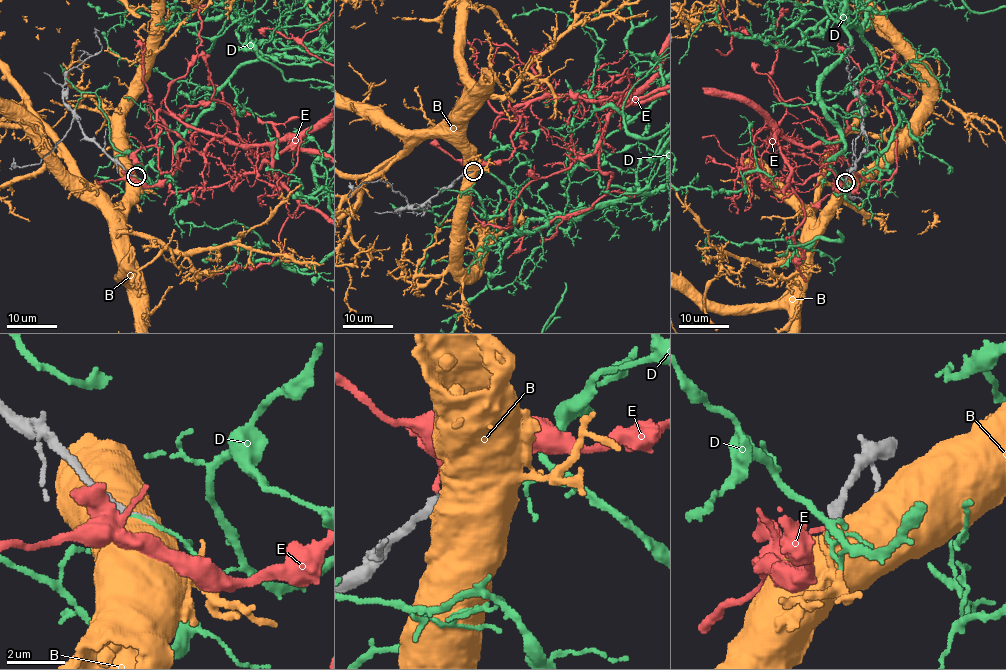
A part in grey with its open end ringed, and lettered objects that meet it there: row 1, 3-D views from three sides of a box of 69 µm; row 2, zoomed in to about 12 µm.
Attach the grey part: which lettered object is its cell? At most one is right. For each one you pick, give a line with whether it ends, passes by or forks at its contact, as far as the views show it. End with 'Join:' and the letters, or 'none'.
Join: none

